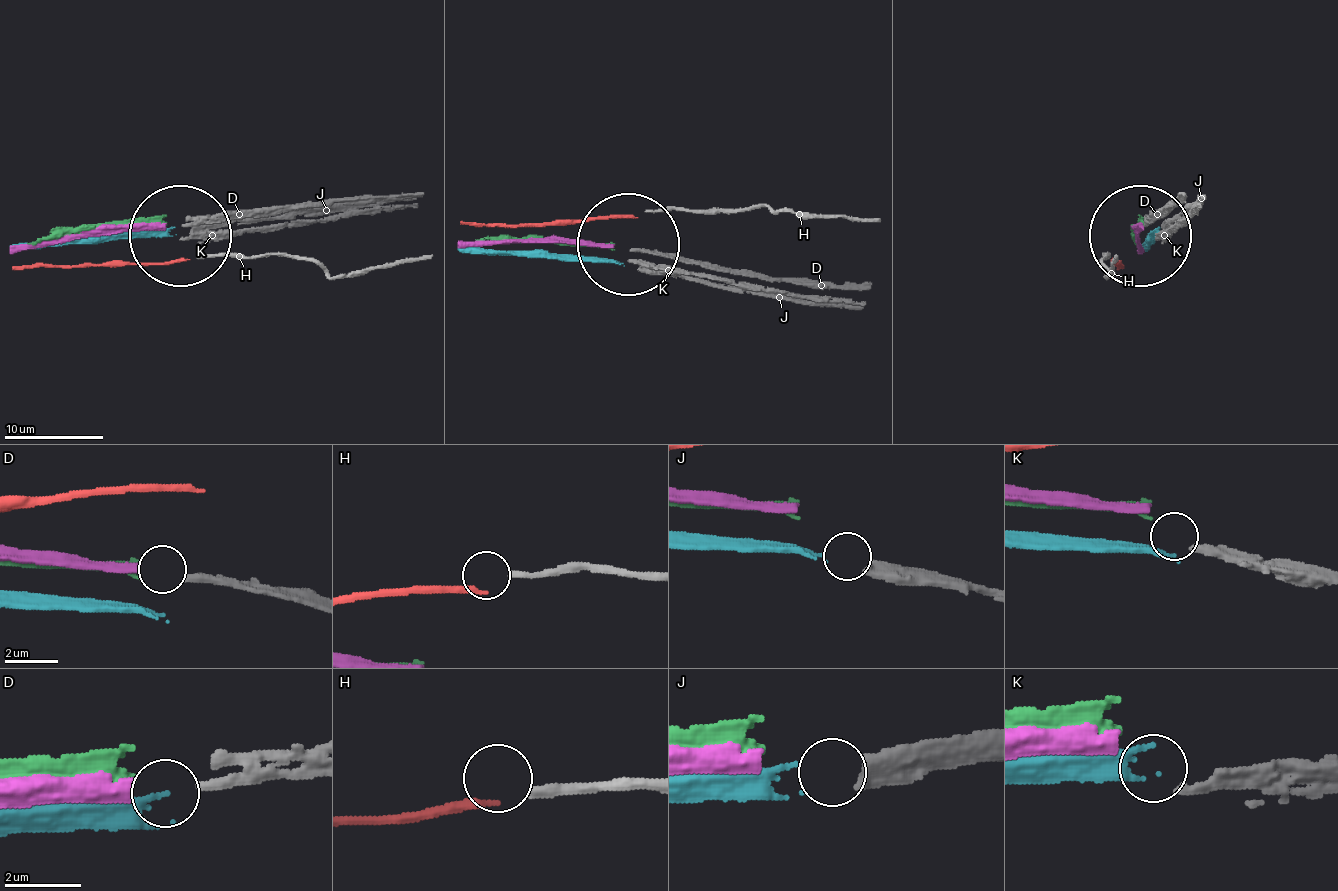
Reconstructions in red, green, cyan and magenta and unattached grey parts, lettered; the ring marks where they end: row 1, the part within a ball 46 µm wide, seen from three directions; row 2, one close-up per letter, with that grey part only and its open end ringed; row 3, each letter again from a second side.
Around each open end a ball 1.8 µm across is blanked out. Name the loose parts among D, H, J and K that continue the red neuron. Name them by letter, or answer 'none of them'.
none of them

